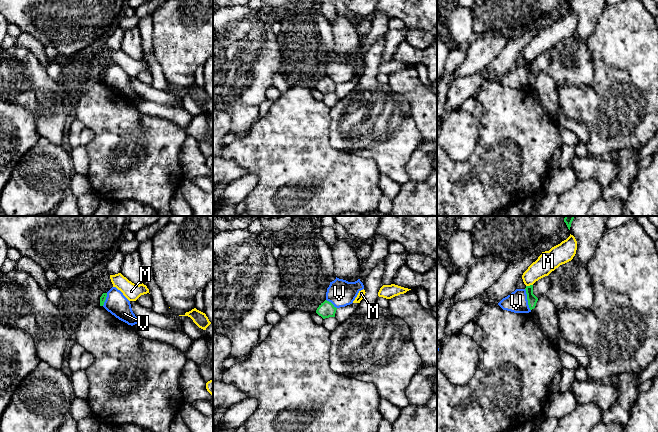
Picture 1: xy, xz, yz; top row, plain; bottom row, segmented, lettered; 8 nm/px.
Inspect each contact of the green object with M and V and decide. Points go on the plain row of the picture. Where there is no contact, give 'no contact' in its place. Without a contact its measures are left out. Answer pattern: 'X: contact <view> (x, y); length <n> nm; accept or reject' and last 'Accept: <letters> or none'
M: contact yz (530, 61); length 60 nm; reject
V: contact yz (527, 75); length 180 nm; reject
Accept: none

